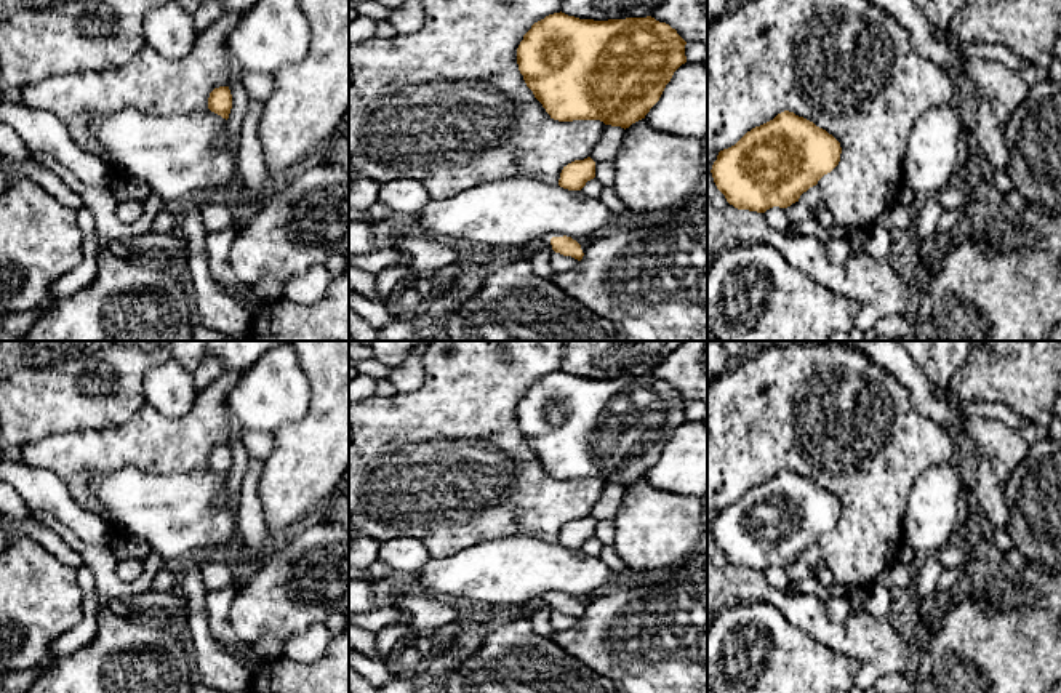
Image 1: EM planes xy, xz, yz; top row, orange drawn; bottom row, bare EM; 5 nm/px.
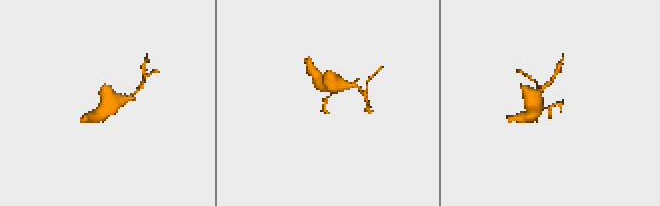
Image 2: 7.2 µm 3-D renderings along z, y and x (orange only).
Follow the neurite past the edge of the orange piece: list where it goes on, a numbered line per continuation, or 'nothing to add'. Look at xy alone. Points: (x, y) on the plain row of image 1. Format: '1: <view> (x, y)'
nothing to add

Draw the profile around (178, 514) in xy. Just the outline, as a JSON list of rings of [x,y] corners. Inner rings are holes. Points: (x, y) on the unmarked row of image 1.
[[[208,466],[198,472],[158,475],[134,467],[93,474],[90,490],[112,523],[147,541],[165,560],[198,554],[206,547],[238,543],[238,517],[229,504],[227,479]]]

